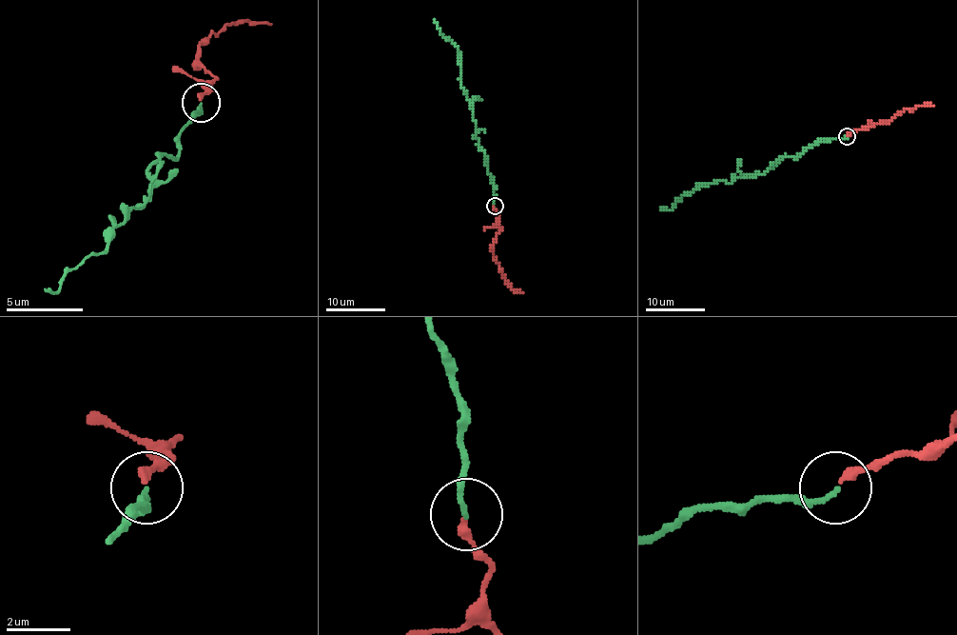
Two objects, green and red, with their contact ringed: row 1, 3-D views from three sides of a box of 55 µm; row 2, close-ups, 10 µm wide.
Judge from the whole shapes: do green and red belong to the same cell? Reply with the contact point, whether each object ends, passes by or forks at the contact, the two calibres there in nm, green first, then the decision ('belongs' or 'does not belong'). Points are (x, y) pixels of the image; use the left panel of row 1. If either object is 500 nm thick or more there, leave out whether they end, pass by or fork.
(201, 103) | green ends | red ends | 150/240 nm | belongs

